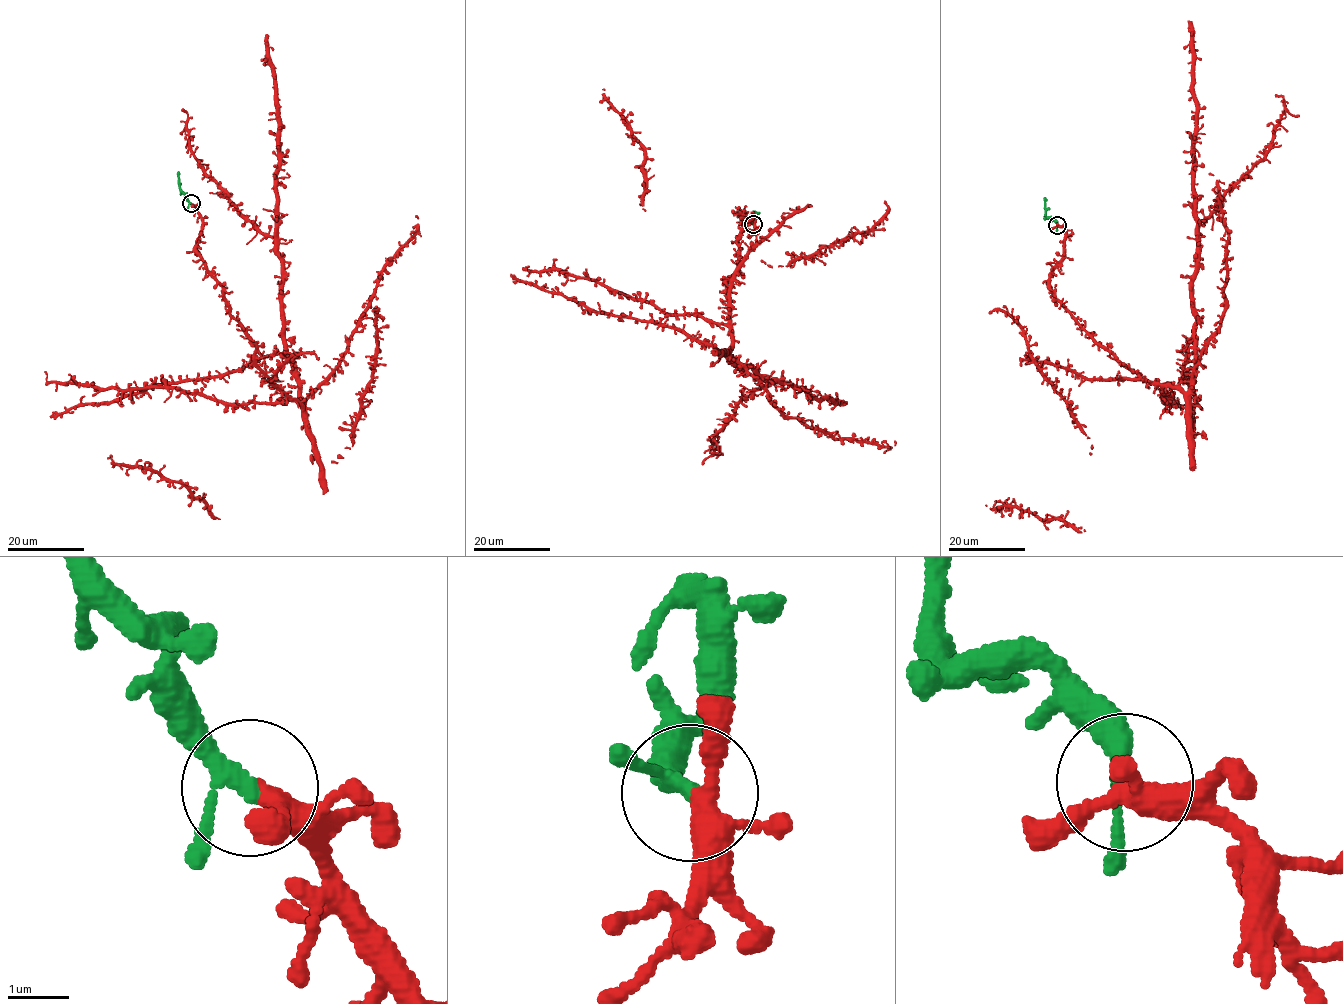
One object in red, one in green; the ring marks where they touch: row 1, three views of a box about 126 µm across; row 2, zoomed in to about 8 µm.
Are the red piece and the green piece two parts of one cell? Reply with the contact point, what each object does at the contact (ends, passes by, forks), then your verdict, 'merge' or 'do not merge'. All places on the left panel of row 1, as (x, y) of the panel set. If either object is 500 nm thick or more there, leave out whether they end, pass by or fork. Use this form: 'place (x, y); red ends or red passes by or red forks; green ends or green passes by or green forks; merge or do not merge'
place (191, 203); red forks; green passes by; merge

